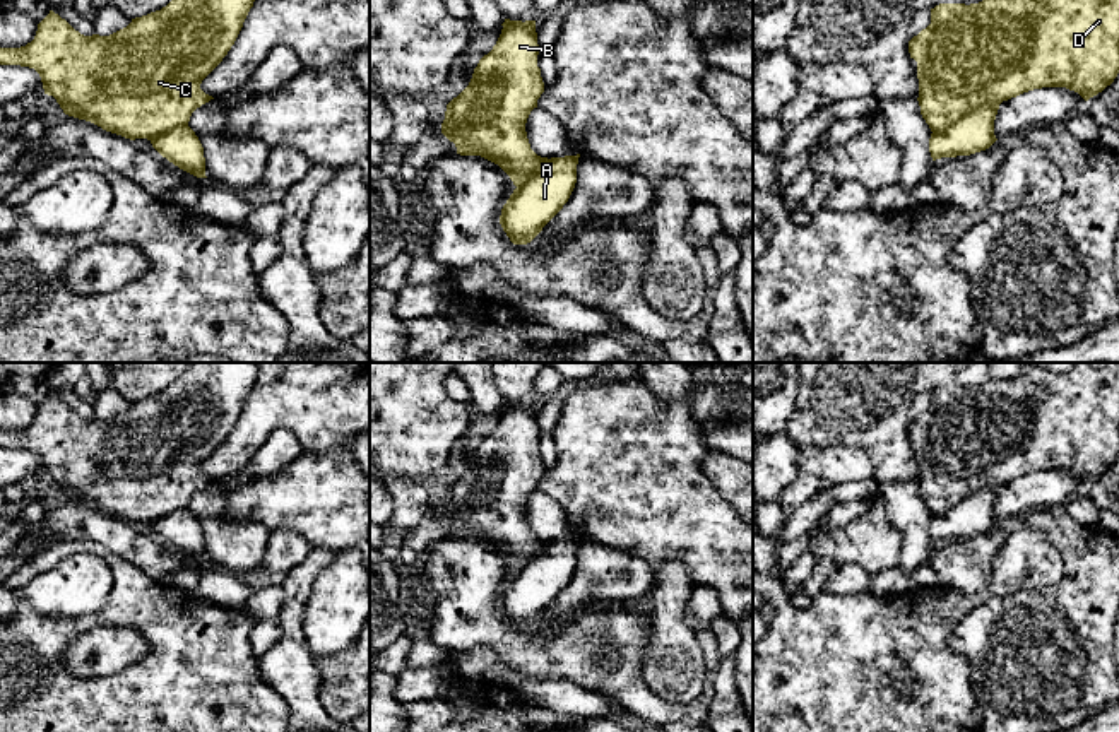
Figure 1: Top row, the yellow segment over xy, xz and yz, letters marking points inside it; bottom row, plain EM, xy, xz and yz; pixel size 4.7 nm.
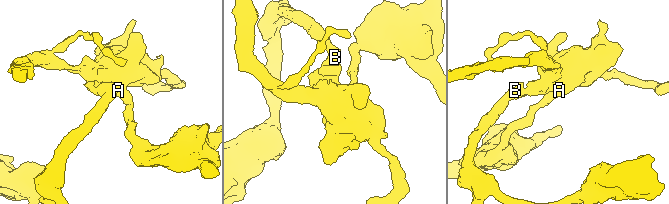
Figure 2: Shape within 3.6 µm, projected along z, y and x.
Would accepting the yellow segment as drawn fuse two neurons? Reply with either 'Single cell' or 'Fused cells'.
Fused cells

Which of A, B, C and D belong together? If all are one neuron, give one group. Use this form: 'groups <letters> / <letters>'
groups A / B C D

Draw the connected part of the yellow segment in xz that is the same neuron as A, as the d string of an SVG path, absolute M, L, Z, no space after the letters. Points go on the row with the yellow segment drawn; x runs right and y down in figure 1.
M551 157L544 171L513 190L500 215L513 245L530 243L568 202L577 183L578 157Z

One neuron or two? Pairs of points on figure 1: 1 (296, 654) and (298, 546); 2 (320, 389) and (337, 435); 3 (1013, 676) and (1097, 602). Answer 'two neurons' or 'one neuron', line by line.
1: two neurons
2: one neuron
3: one neuron

